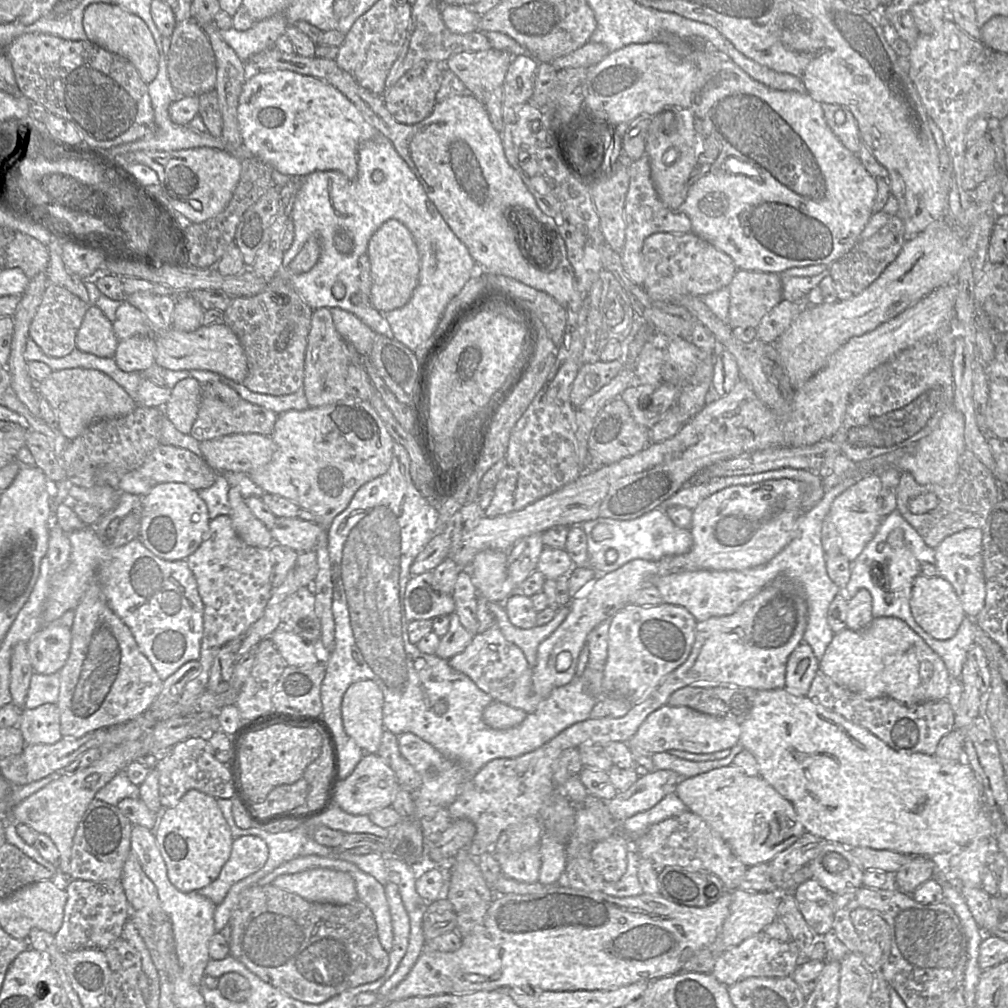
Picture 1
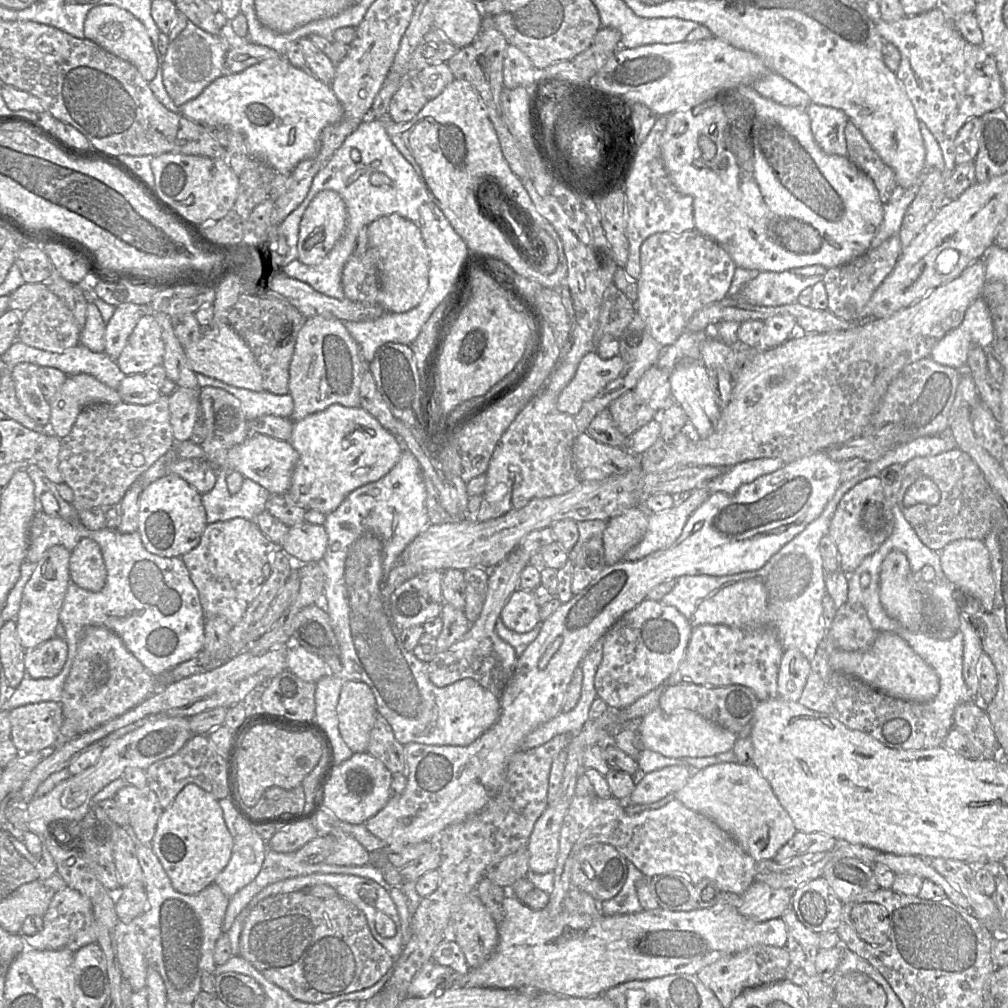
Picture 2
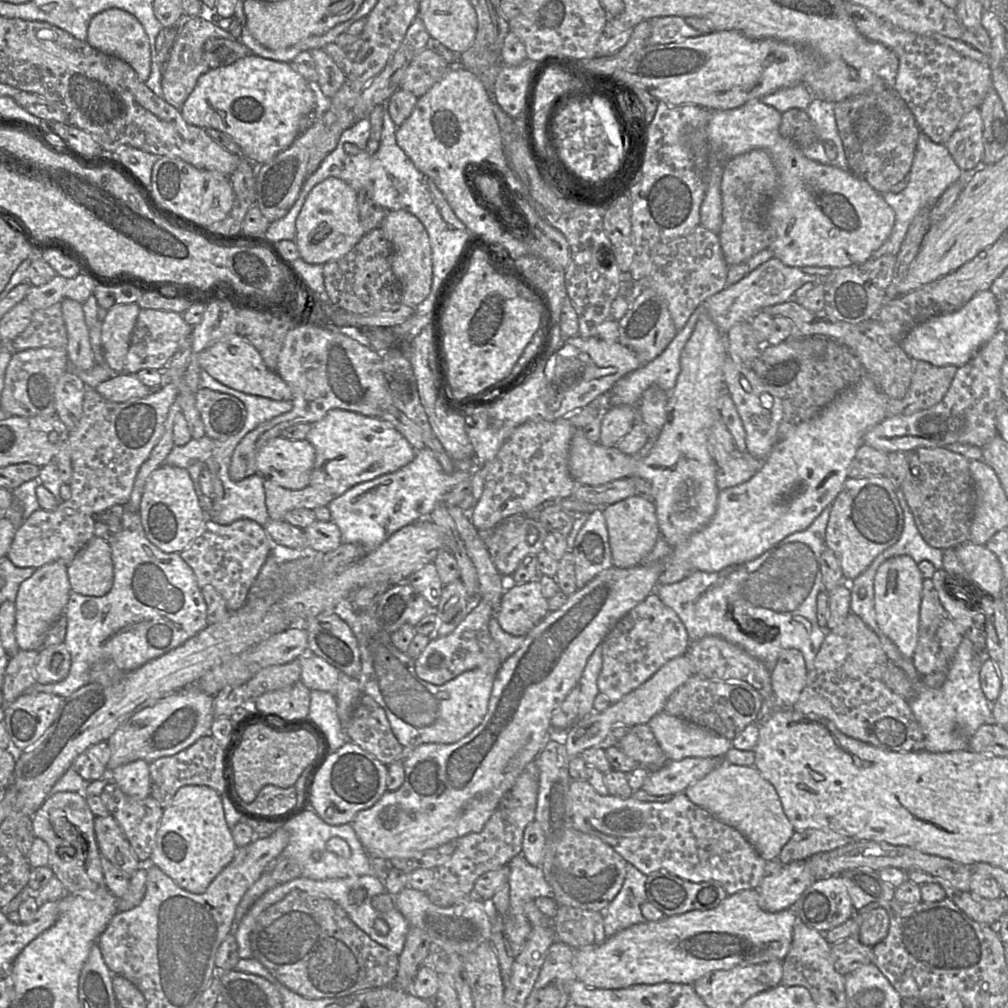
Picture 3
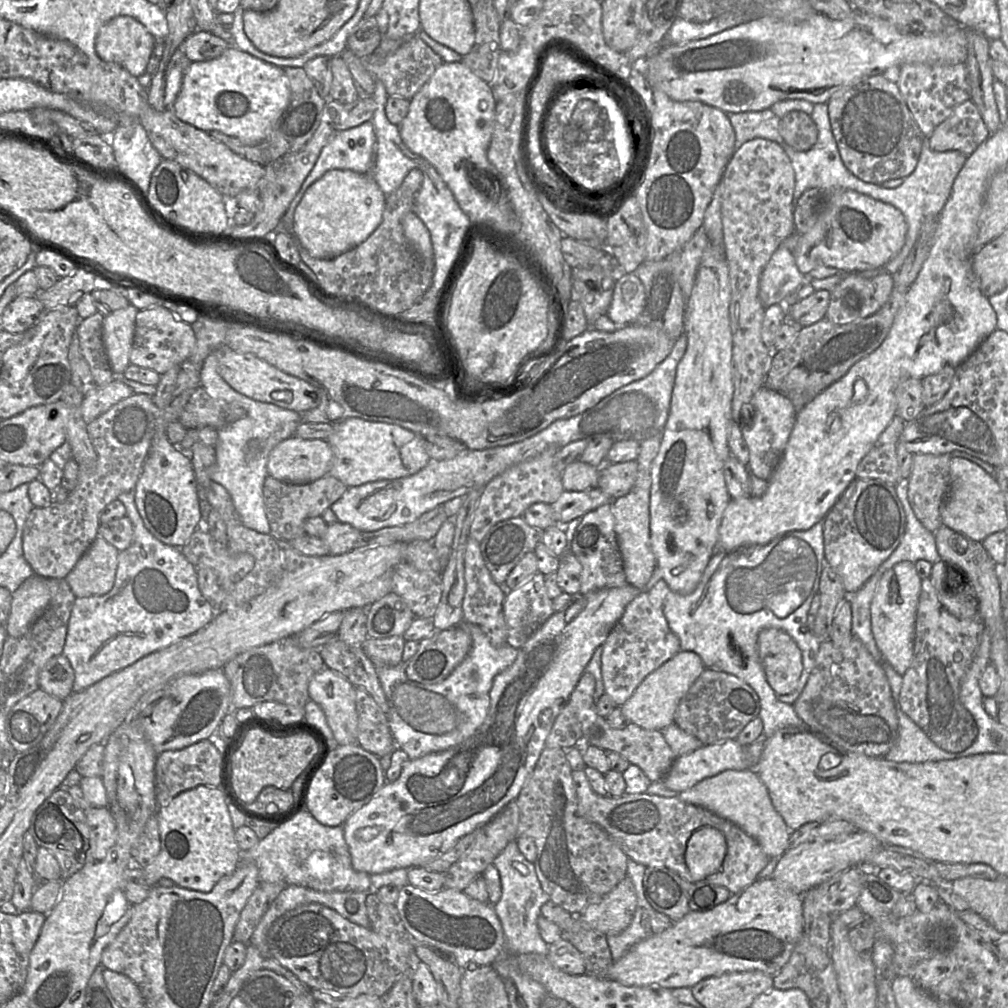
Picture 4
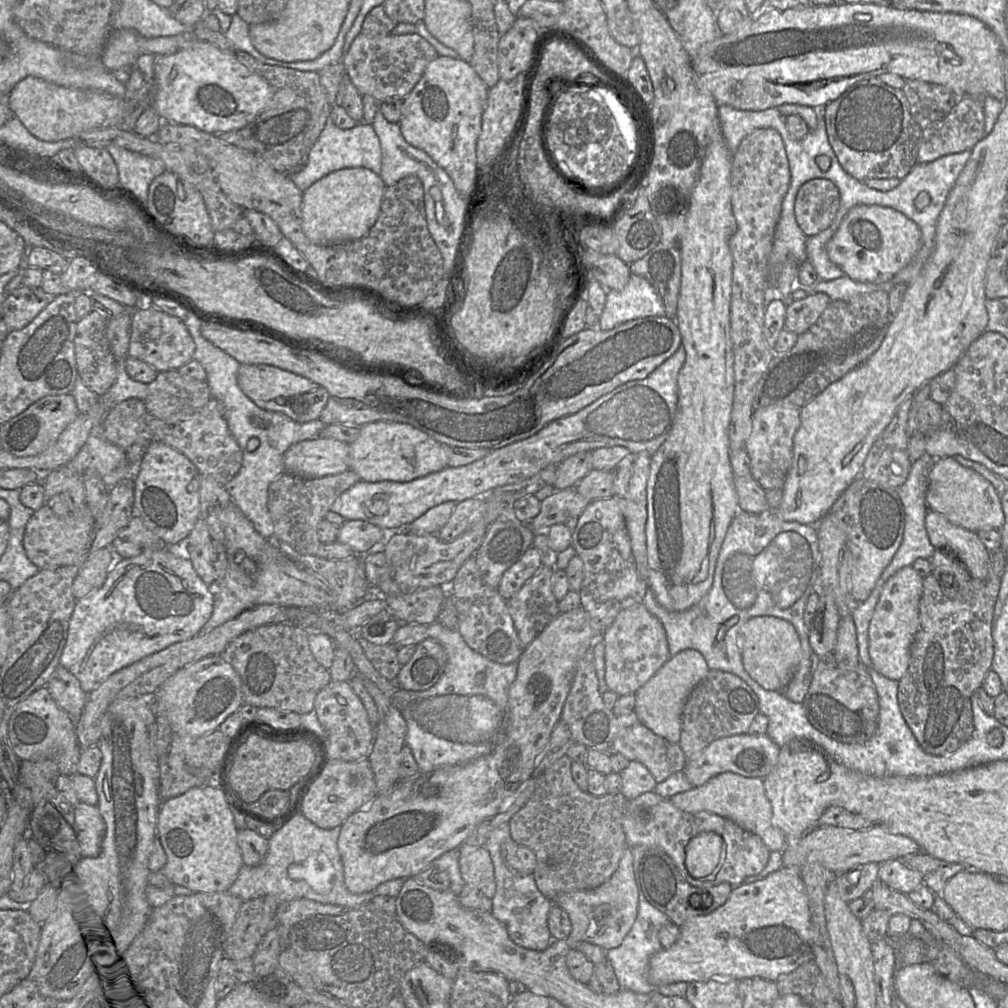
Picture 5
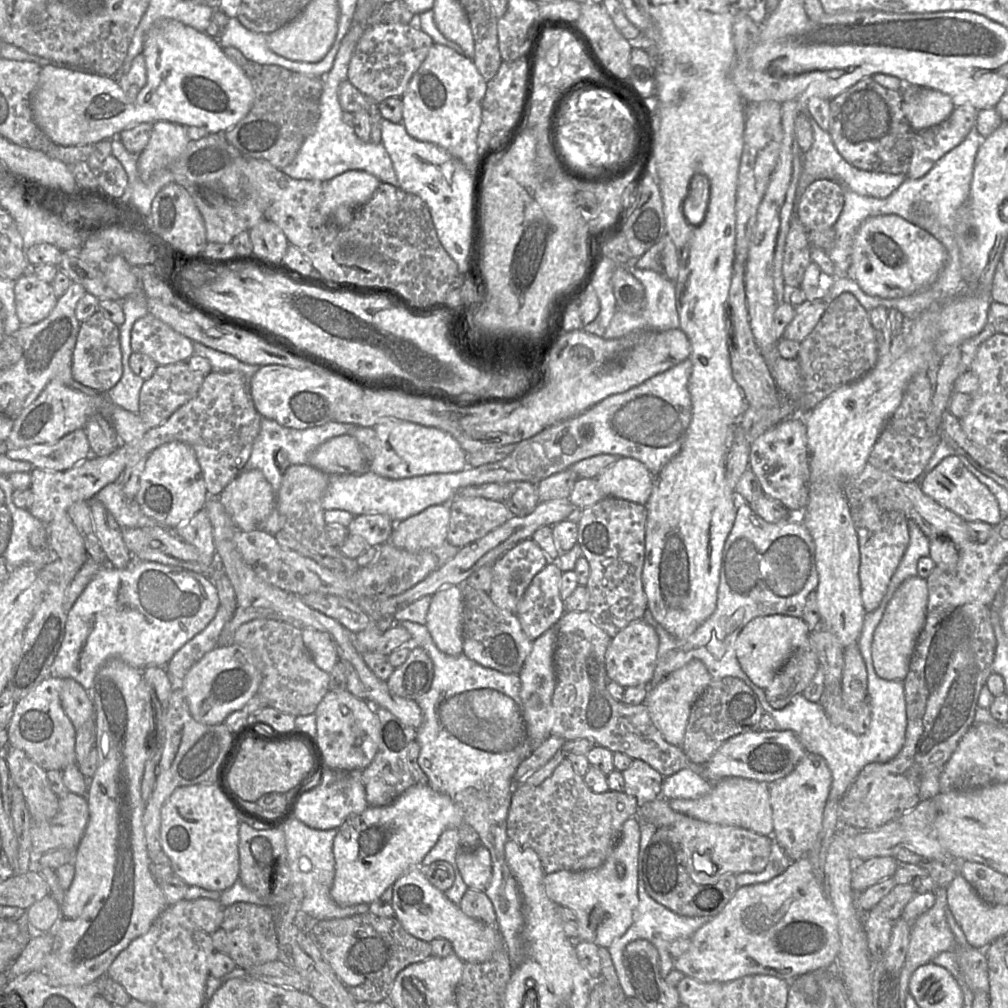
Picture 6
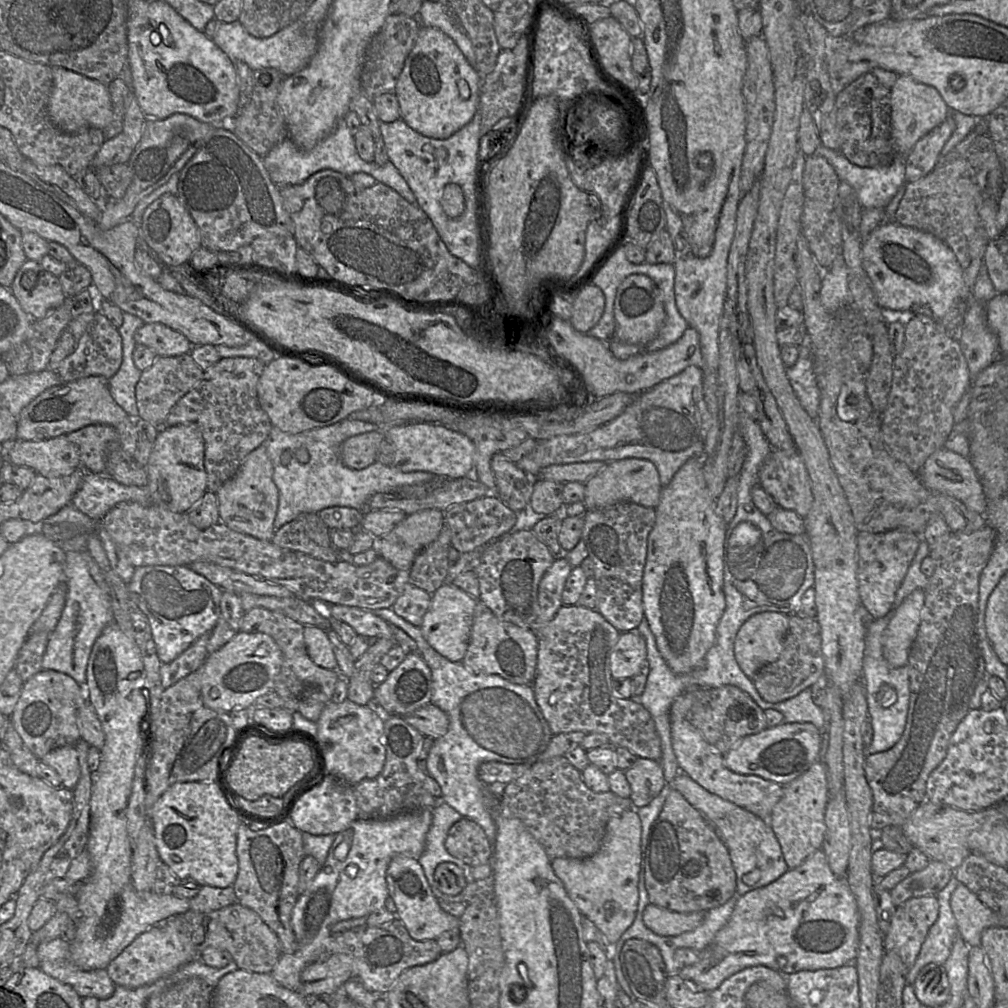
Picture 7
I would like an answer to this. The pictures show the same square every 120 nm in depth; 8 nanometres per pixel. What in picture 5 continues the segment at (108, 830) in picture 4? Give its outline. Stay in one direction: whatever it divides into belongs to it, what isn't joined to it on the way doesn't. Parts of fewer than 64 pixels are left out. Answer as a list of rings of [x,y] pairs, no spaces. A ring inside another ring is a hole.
[[[80,801],[74,806],[74,812],[74,830],[81,857],[97,857],[106,833],[106,825],[97,805]]]

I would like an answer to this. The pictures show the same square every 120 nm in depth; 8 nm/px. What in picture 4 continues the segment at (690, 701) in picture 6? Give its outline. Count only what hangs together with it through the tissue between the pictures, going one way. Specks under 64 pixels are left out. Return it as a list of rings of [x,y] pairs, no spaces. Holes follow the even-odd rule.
[[[679,651],[650,673],[636,688],[630,698],[620,706],[624,717],[648,730],[661,731],[674,723],[676,708],[692,684],[705,670],[702,659],[692,651]]]

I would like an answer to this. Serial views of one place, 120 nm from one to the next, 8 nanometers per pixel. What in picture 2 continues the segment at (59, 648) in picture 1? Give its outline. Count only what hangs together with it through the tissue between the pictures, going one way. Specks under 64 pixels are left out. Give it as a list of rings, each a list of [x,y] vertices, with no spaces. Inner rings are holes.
[[[54,637],[40,645],[25,649],[26,674],[33,679],[52,678],[60,673],[68,655],[63,638]]]

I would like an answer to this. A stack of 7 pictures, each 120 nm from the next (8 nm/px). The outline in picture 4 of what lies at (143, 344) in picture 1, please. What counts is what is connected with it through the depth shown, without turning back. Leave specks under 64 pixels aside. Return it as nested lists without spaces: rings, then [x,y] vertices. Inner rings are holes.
[[[153,306],[139,310],[130,352],[130,364],[149,368],[162,375],[175,365],[190,359],[196,343],[192,326],[180,320],[167,306]]]

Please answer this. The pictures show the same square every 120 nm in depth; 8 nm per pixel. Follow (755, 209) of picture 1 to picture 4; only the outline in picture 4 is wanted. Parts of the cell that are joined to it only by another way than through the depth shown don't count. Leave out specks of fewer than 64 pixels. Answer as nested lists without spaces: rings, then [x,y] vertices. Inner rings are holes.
[[[854,190],[836,191],[826,198],[813,226],[806,233],[800,235],[793,255],[798,270],[806,277],[818,266],[836,268],[840,272],[875,269],[887,263],[902,249],[907,230],[908,225],[904,215],[891,204],[875,200]]]

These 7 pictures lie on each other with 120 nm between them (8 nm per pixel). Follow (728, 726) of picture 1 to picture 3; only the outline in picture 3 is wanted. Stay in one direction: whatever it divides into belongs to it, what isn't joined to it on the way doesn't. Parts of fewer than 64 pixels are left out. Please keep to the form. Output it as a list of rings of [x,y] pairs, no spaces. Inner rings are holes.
[[[661,711],[647,725],[668,761],[689,757],[720,758],[732,741],[697,724]]]

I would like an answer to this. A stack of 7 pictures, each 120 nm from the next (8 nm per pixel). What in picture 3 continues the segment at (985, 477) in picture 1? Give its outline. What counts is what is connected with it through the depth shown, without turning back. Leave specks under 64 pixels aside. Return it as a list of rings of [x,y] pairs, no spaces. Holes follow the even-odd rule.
[[[920,447],[903,453],[907,453],[909,469],[902,491],[924,540],[941,550],[968,542],[975,508],[975,486],[969,459],[946,447]]]

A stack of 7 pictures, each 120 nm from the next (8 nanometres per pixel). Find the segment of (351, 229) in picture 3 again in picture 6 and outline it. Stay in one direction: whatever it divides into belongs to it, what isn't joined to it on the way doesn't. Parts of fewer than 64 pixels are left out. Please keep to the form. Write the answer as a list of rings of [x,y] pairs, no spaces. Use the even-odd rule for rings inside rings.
[[[348,170],[322,183],[319,213],[337,226],[346,227],[355,212],[373,196],[380,181],[367,172]]]

